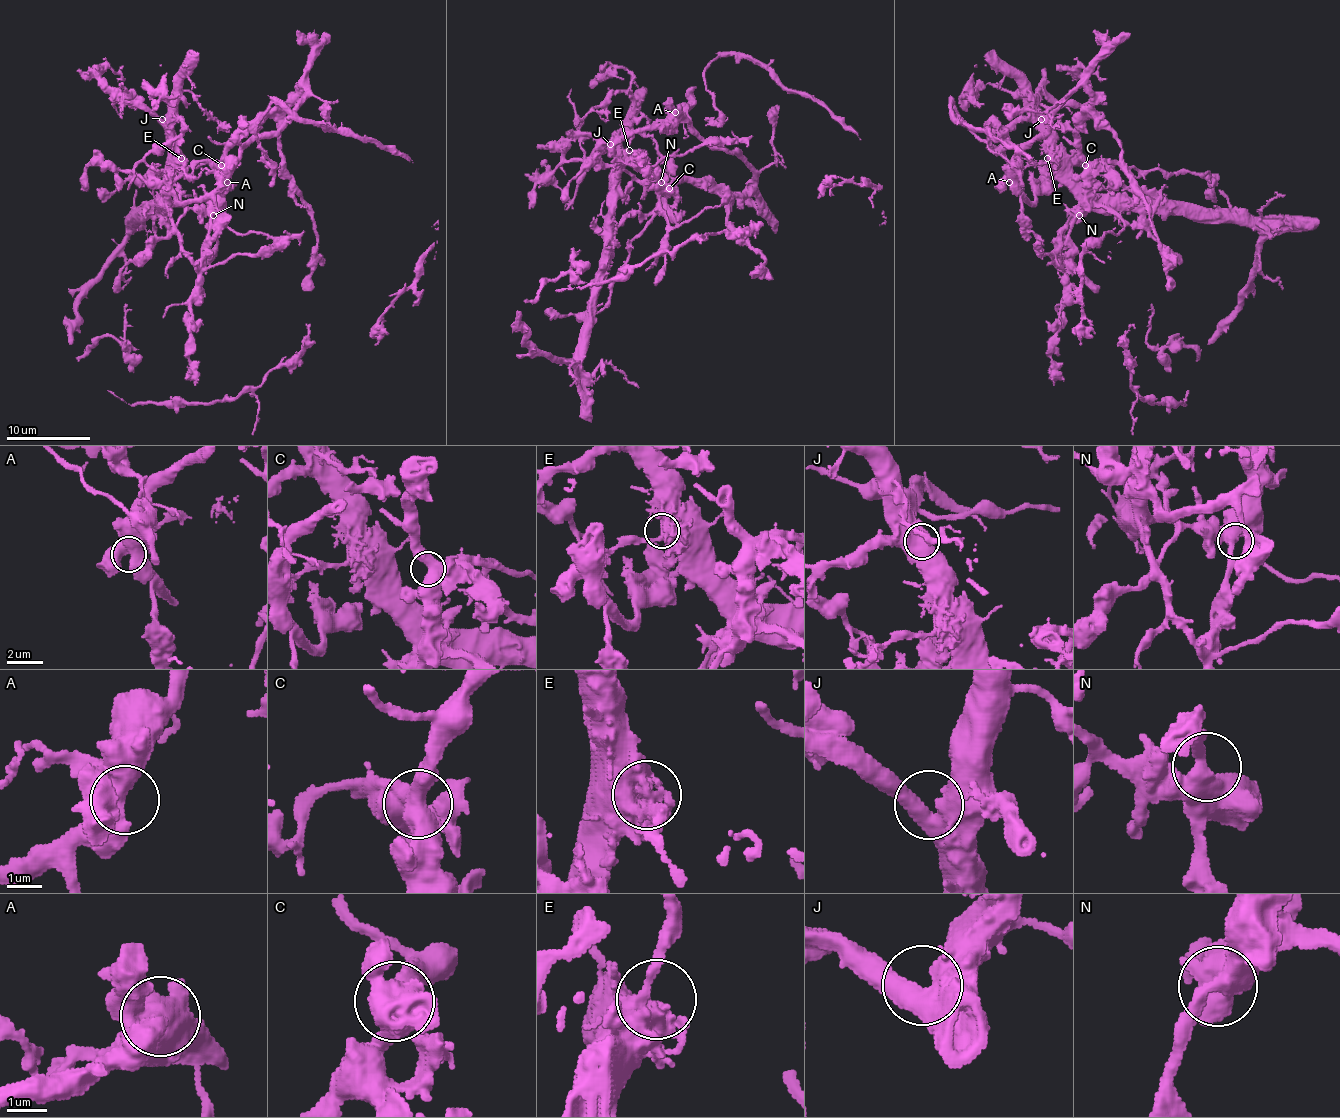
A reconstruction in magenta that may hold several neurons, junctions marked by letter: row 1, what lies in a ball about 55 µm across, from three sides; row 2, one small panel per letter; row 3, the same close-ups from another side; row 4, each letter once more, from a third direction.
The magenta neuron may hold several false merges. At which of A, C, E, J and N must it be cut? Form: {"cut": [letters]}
{"cut": []}

